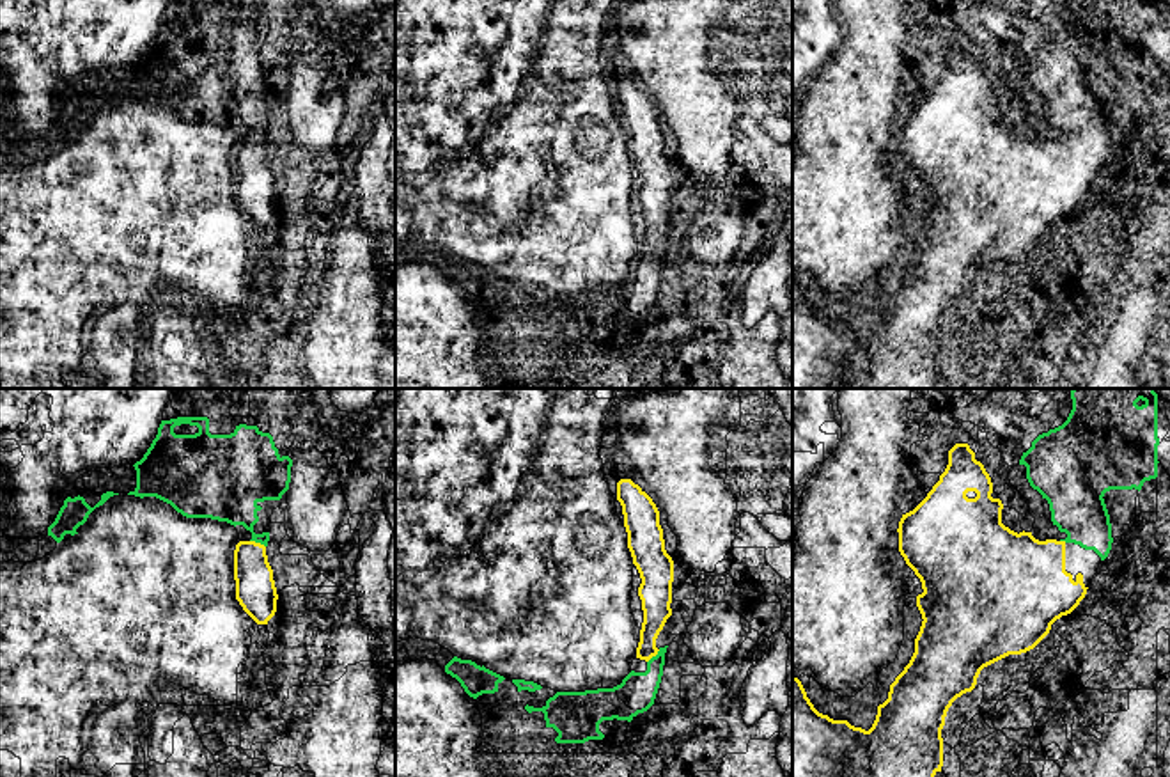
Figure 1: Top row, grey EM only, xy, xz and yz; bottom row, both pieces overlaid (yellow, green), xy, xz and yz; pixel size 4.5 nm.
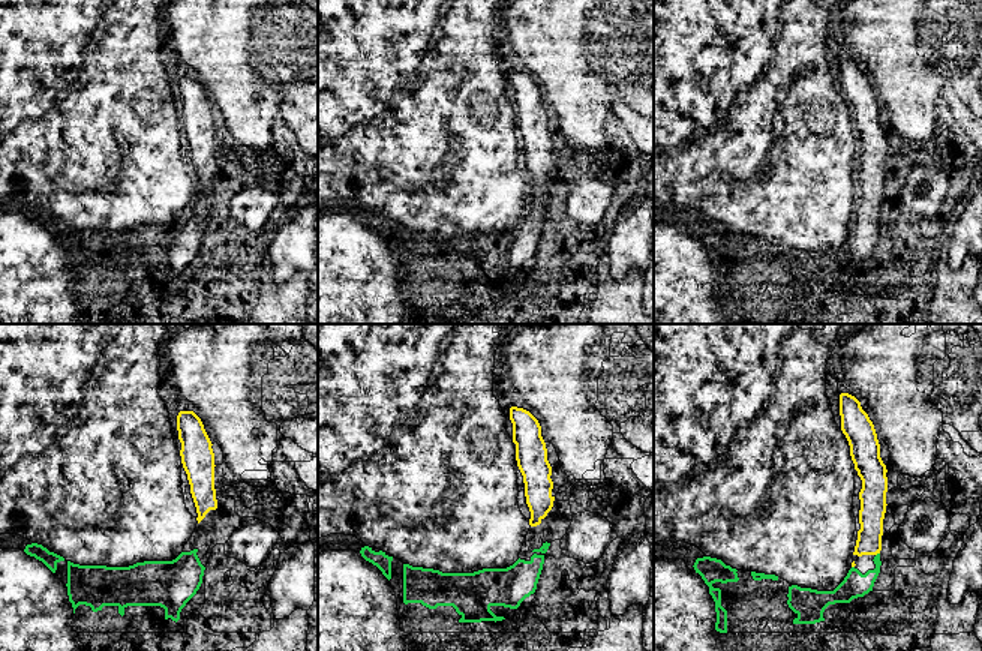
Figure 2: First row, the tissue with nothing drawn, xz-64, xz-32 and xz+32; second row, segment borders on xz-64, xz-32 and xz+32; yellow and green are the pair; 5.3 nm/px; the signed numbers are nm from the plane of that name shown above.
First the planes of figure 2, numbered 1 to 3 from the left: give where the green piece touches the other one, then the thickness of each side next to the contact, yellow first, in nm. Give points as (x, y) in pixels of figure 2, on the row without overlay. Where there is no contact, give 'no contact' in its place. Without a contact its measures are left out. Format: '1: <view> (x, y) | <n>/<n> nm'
1: no contact
2: no contact
3: xz+32 (877, 216) | 140/140 nm

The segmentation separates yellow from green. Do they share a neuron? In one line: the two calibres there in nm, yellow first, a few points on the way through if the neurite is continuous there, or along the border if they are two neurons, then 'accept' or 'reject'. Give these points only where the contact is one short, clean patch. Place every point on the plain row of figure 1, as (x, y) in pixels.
180/240 nm | across xy (256, 194), (257, 146), (249, 121), (231, 98) | accept

